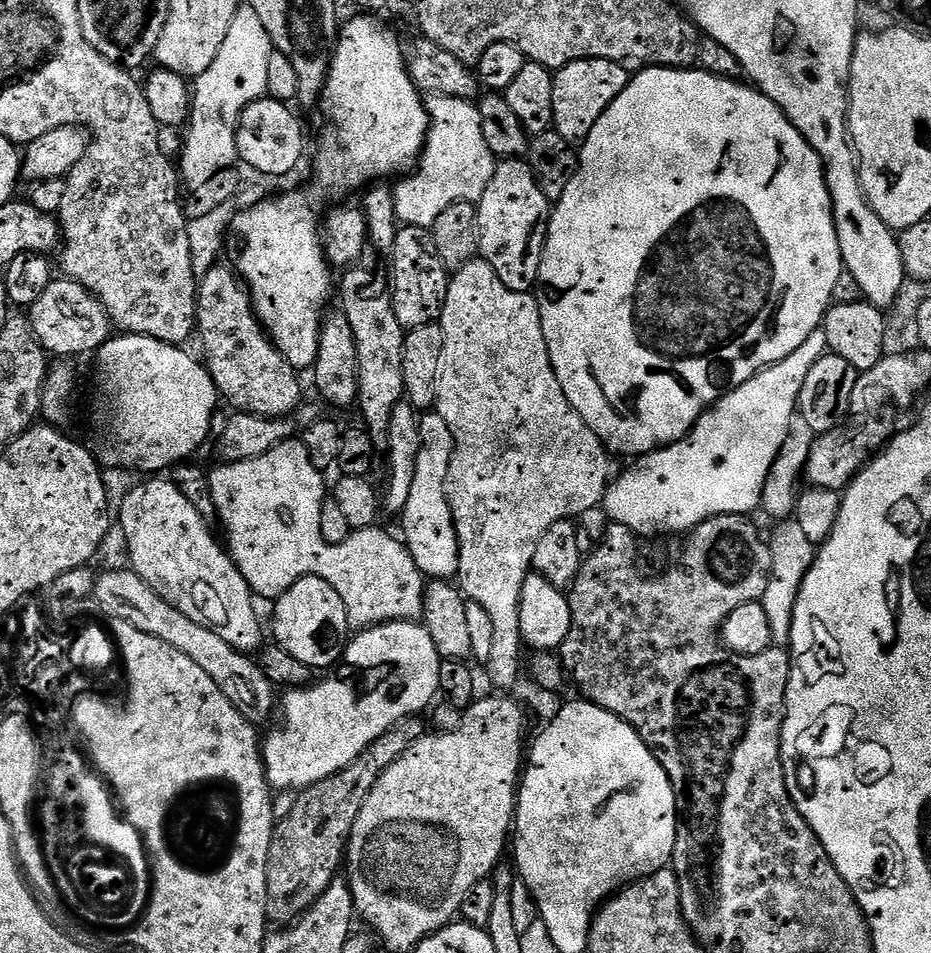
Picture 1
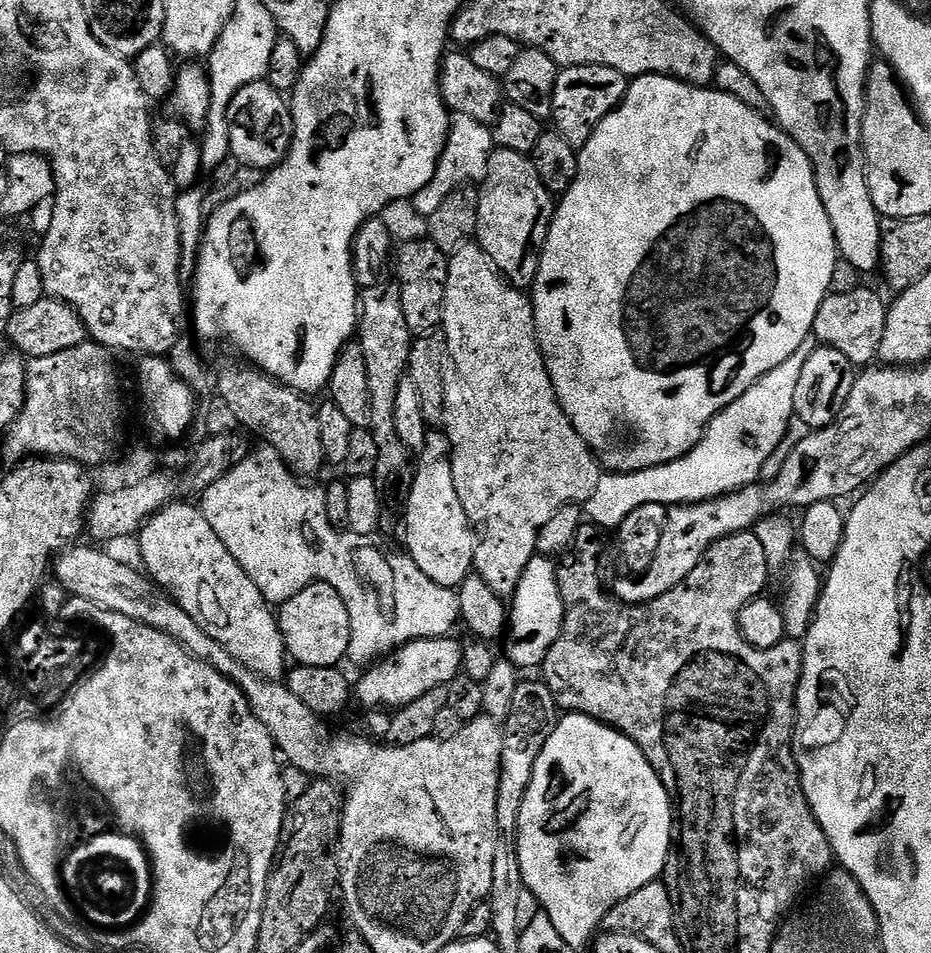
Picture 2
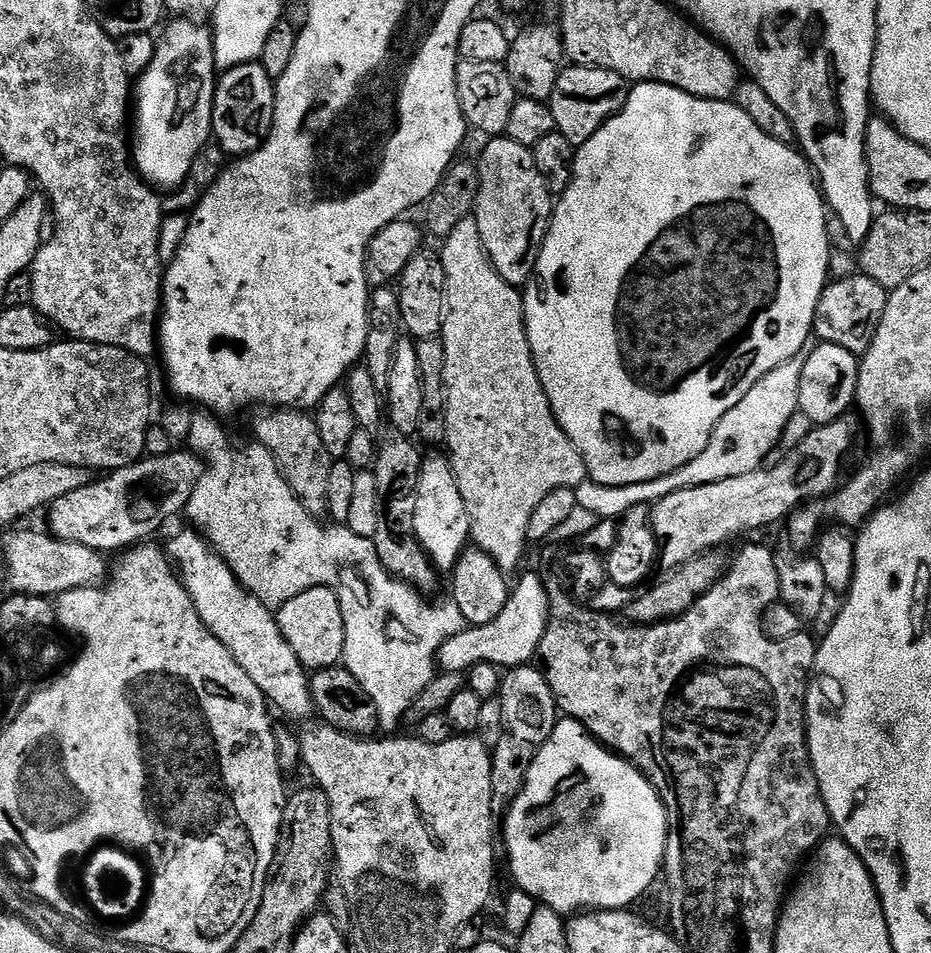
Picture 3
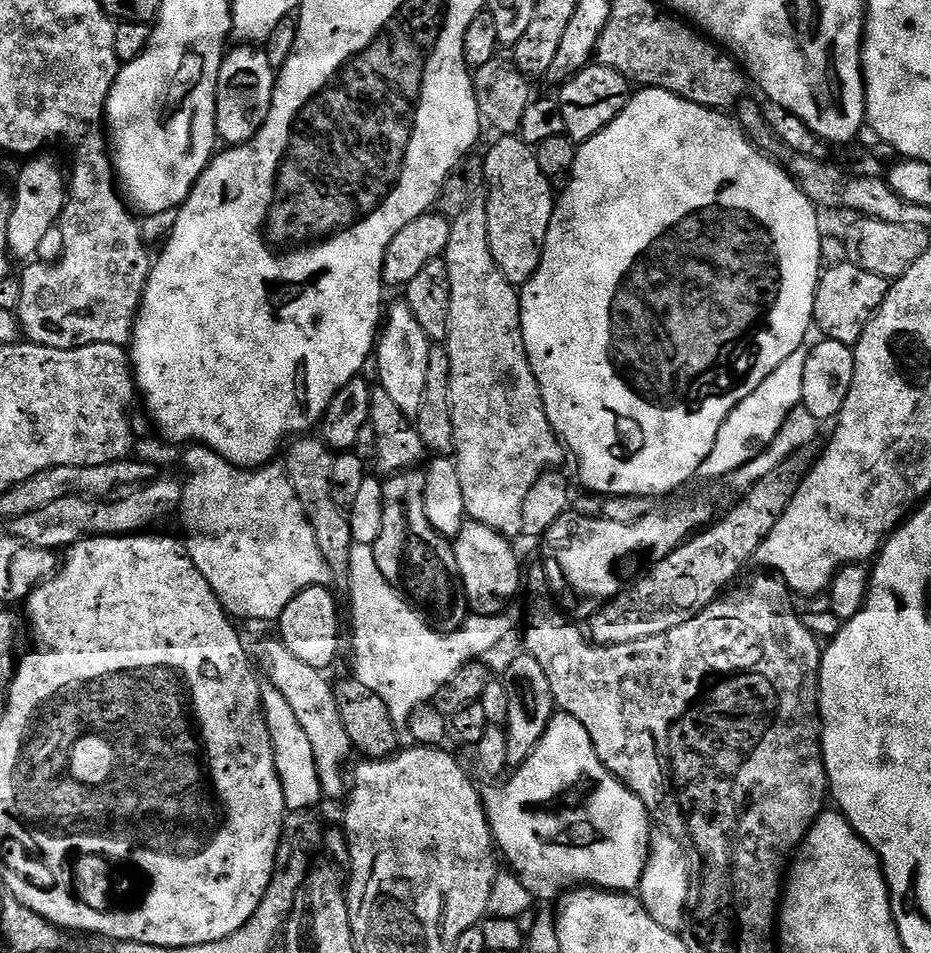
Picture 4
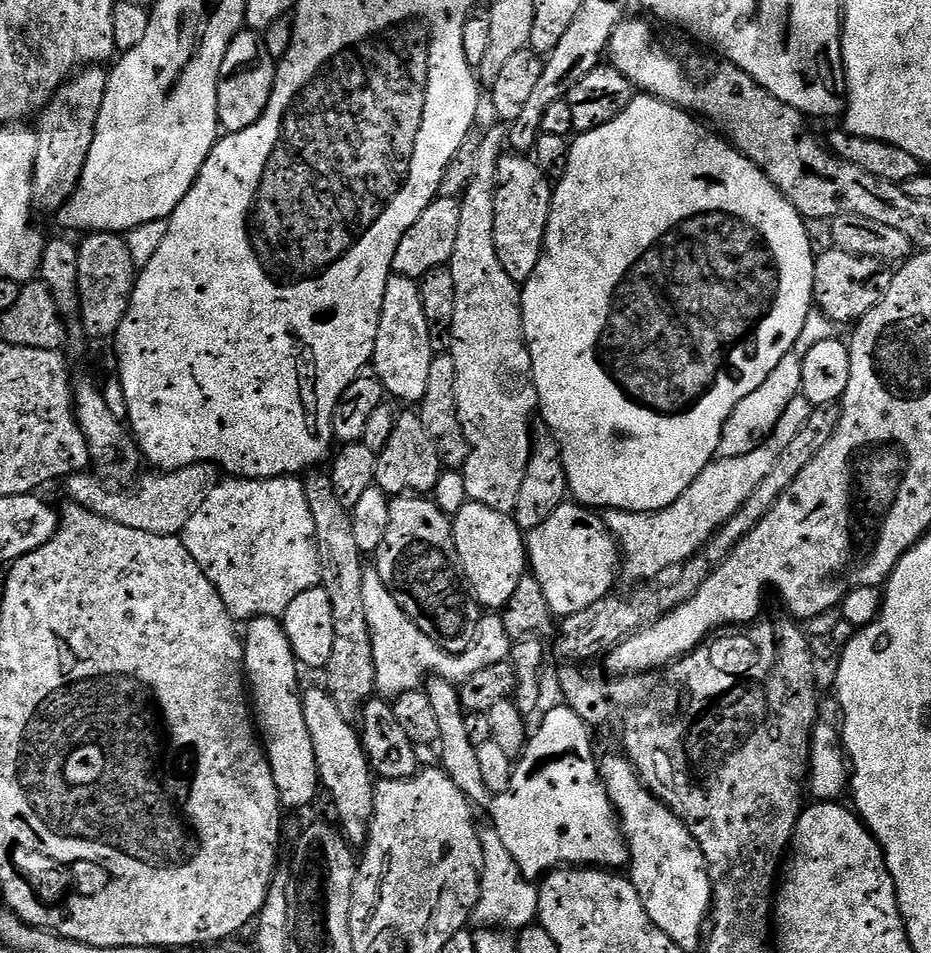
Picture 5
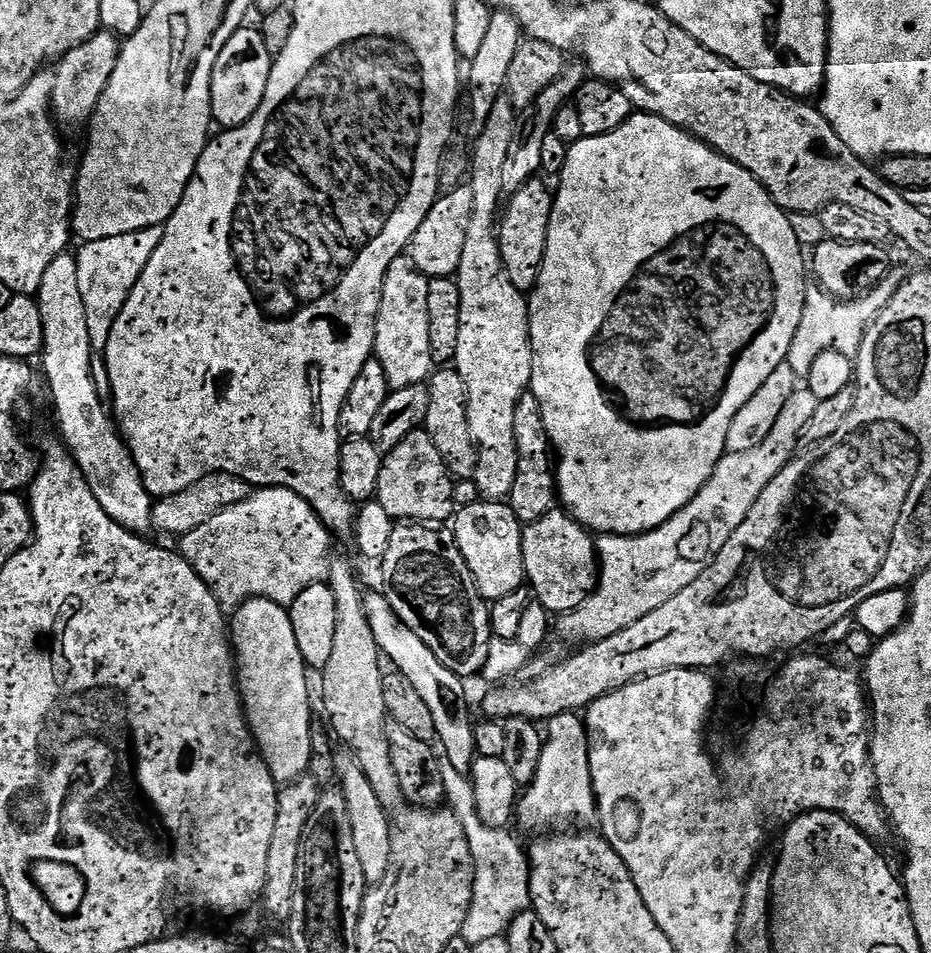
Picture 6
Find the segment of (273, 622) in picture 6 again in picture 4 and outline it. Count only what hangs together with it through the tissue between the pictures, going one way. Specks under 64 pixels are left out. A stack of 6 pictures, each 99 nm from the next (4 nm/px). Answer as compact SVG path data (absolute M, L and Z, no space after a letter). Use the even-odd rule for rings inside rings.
M265 683L260 690L266 726L270 730L270 742L274 750L274 766L282 782L284 807L288 812L306 812L315 809L316 803L322 800L318 762L314 762L314 746L310 746L308 735L302 730L294 710L286 703L286 698L278 694L276 687Z

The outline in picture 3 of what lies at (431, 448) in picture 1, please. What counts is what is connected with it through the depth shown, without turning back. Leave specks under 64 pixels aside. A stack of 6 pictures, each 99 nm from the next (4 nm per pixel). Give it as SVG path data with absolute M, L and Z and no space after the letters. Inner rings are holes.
M447 455L424 456L414 502L414 530L424 553L431 558L433 566L444 574L451 573L460 555L469 547L472 523L466 514L466 502L462 502L462 494L458 494L458 482Z

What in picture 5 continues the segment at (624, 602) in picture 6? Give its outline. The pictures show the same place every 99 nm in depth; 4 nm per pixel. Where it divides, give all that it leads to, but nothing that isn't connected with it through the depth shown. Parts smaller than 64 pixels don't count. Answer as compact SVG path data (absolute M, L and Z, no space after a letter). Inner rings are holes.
M803 394L796 396L786 406L786 414L778 418L778 426L750 454L742 458L716 458L707 464L694 478L694 482L668 508L661 512L619 512L613 508L603 513L604 525L612 531L612 536L620 545L622 553L623 579L633 580L640 586L652 582L655 576L663 574L667 568L679 569L697 554L703 553L704 545L721 526L738 514L740 507L762 486L766 474L774 470L774 462L782 455L782 450L790 446L798 430L806 426L813 405Z

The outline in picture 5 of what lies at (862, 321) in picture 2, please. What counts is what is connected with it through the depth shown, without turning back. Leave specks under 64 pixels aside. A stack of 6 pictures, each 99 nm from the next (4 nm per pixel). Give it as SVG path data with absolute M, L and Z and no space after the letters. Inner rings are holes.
M831 248L828 252L819 253L816 256L816 269L814 270L814 304L823 312L833 325L855 325L890 290L893 269L885 261L873 256L859 256L858 254L846 254L840 248Z

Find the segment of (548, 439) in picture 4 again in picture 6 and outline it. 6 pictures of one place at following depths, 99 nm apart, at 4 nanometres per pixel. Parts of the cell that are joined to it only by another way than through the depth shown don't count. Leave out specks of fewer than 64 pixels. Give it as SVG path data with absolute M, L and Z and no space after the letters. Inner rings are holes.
M501 98L494 102L490 114L479 125L480 137L477 135L474 140L470 173L474 214L470 220L470 231L466 234L466 247L462 250L460 269L454 277L462 294L462 330L458 330L458 354L454 367L458 374L462 374L462 382L466 382L470 434L474 438L477 450L480 451L474 479L481 497L497 502L508 497L514 486L514 474L518 474L518 442L514 440L514 412L524 393L529 391L532 382L532 339L528 321L528 300L525 293L501 280L502 265L498 239L498 213L501 211L504 196L502 169L506 167L506 157L510 154L510 142L514 142L517 119L518 109L511 100Z

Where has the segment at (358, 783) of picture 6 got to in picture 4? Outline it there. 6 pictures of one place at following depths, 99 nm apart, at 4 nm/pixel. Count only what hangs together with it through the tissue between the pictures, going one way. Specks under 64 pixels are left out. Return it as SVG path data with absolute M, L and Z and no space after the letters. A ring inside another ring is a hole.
M278 638L261 642L258 664L262 672L262 667L264 667L263 675L267 683L274 685L278 694L282 694L282 698L286 698L286 703L293 708L298 723L308 735L310 746L314 746L314 762L318 762L321 793L327 799L329 796L332 800L343 801L346 796L348 759L354 756L354 749L350 742L350 734L346 734L346 726L342 726L342 714L338 714L338 702L333 681L328 681L324 677L327 675L321 669L306 666L306 662L300 661Z

